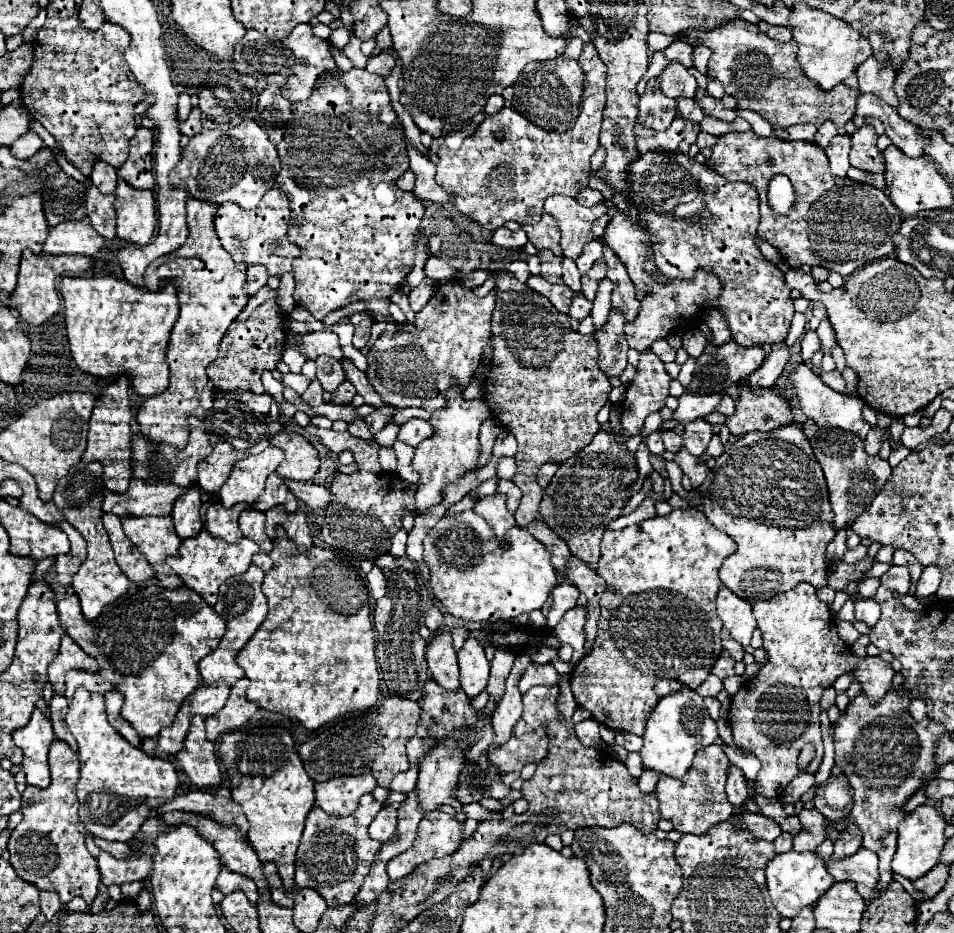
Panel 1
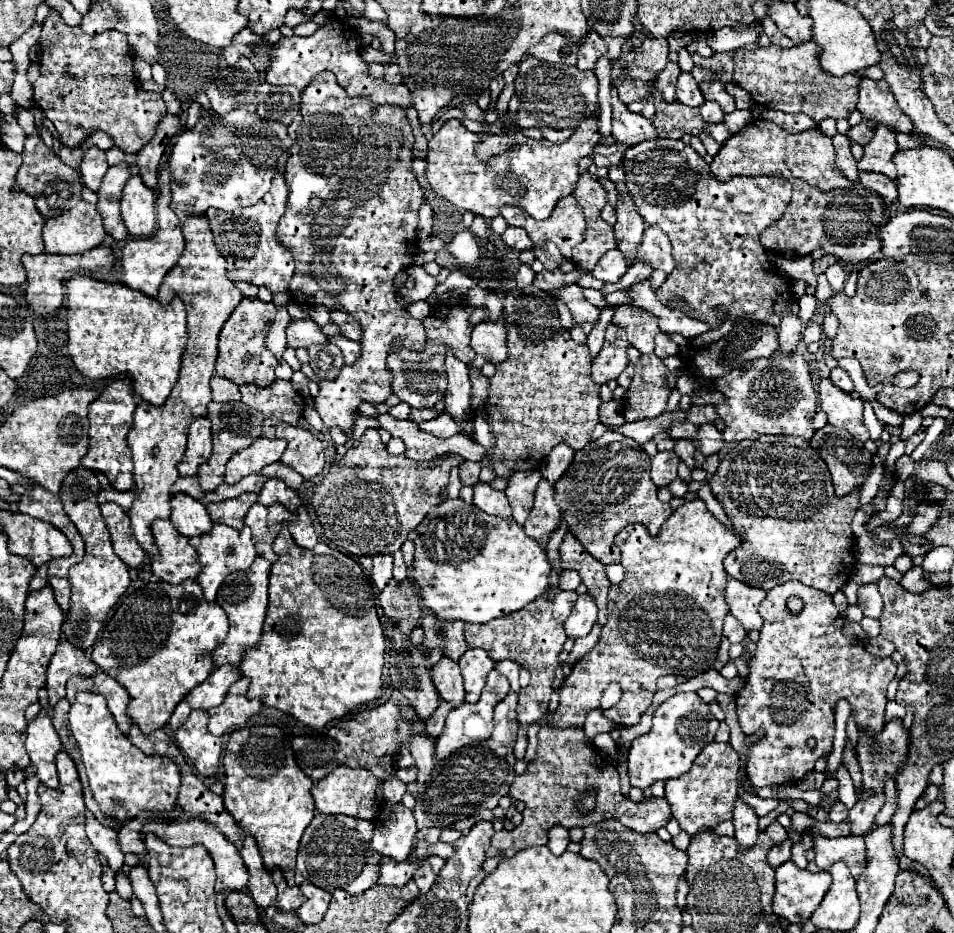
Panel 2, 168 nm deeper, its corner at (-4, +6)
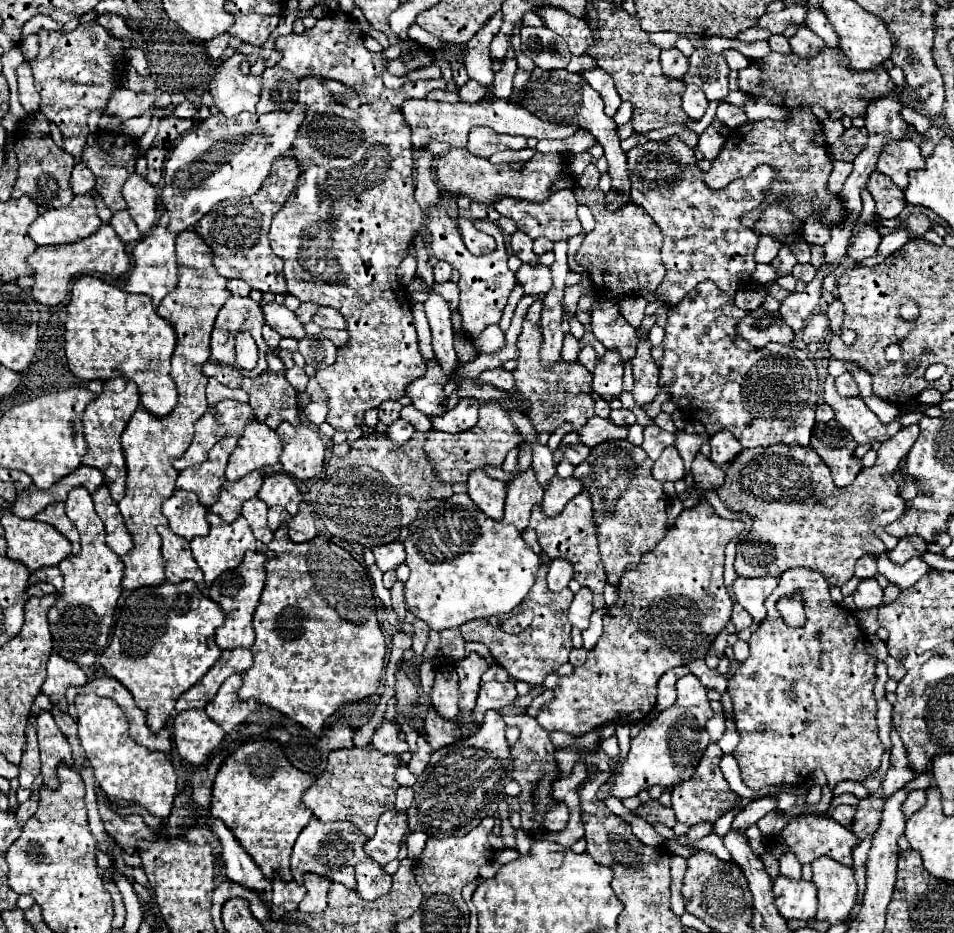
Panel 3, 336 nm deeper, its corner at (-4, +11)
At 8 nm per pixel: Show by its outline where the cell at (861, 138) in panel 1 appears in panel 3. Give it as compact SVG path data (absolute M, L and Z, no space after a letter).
M898 139L884 147L878 159L878 171L888 175L898 189L908 187L908 173L914 169L924 169L926 159L920 153L920 147L910 139Z

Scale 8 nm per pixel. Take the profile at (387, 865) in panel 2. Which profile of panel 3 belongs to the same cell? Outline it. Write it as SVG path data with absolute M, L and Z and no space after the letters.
M364 861L356 865L356 893L364 901L374 901L388 893L388 887L392 885L392 877L382 871L382 867L376 861Z

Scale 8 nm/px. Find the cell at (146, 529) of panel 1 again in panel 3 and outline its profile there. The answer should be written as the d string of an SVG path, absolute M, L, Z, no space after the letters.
M160 527L158 535L162 537L160 551L162 551L162 557L166 563L166 579L170 583L180 583L180 581L190 579L204 593L206 591L204 577L202 577L202 571L190 553L190 543L184 541L182 537L174 535L170 531L170 527Z

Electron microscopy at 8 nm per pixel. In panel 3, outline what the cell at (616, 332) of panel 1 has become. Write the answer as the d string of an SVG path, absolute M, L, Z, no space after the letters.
M606 351L606 355L596 361L596 369L592 375L594 375L592 391L598 397L602 397L604 401L612 401L620 397L624 369L616 351Z

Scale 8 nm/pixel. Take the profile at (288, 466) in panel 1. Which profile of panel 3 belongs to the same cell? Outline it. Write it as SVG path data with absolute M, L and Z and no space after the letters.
M280 423L276 429L280 441L282 441L282 453L280 453L280 463L284 473L306 481L314 479L322 473L324 467L324 443L320 435L306 427L306 425L290 425L290 423Z

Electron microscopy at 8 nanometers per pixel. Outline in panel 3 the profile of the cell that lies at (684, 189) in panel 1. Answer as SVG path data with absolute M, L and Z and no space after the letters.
M676 135L662 141L648 141L626 155L632 201L650 213L664 235L662 261L666 275L656 291L660 301L676 307L700 281L714 281L730 297L734 297L738 289L752 285L750 277L756 269L754 251L758 235L740 223L740 215L762 203L776 171L768 165L760 165L748 177L732 181L726 189L712 191L702 181L694 151Z

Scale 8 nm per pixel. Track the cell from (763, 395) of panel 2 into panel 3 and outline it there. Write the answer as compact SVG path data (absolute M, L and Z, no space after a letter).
M702 281L700 285L696 285L696 289L692 289L692 293L688 293L688 297L684 297L684 301L680 301L680 305L676 305L676 309L668 311L668 321L666 321L666 335L664 335L664 357L662 357L662 365L660 365L660 387L666 389L670 393L670 401L676 403L676 407L686 415L686 419L694 419L700 421L706 427L708 435L714 435L718 431L728 429L730 433L734 433L742 447L752 449L752 447L772 447L776 443L784 443L784 445L802 445L808 447L810 445L810 435L812 435L812 427L814 427L814 411L818 405L818 375L816 375L816 367L814 363L808 359L808 355L802 349L794 349L790 345L780 345L780 343L768 343L764 347L752 347L748 341L744 341L738 333L736 333L736 325L746 317L748 313L738 309L734 305L734 299L720 293L720 289L716 289L716 285L712 281Z

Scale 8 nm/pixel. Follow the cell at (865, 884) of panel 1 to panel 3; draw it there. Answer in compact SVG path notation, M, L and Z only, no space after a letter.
M802 815L794 821L790 821L782 831L780 835L774 835L770 841L768 841L768 849L770 853L774 853L776 859L780 859L782 853L794 853L796 859L800 863L812 863L814 859L822 857L822 855L828 855L832 857L834 861L846 865L846 867L852 867L852 849L860 843L860 839L846 827L842 827L840 823L836 823L832 817L828 815Z

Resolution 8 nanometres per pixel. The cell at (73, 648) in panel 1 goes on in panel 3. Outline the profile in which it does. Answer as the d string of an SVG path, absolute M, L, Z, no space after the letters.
M52 655L48 665L46 665L48 677L42 685L42 693L50 697L50 701L56 707L66 707L66 697L64 691L68 687L78 687L78 685L86 685L88 677L84 673L84 669L80 669L78 665L62 659L60 655Z

